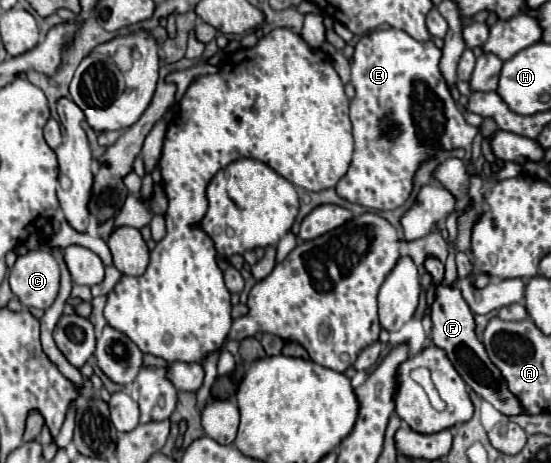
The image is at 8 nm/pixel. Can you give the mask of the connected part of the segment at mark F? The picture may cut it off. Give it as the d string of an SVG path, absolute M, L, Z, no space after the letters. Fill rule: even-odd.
M426 257L424 261L426 271L432 275L432 285L436 285L436 299L430 307L430 319L432 319L432 343L446 351L448 359L456 367L456 371L462 375L466 385L478 393L484 401L488 401L494 409L498 409L502 415L520 415L520 399L508 389L506 379L502 377L500 369L490 361L484 343L476 335L476 323L470 307L466 305L462 293L458 287L444 283L444 263L436 257Z

